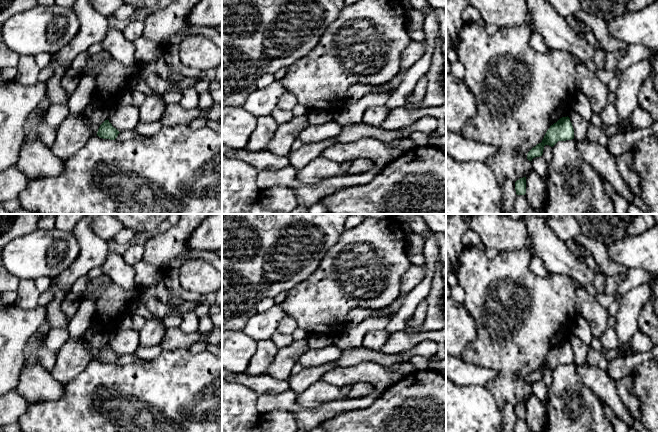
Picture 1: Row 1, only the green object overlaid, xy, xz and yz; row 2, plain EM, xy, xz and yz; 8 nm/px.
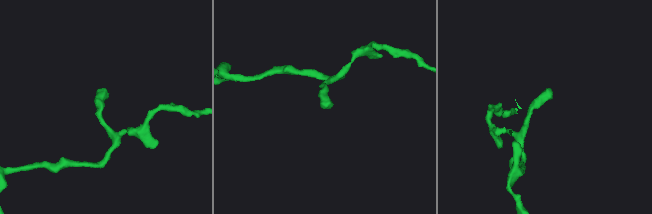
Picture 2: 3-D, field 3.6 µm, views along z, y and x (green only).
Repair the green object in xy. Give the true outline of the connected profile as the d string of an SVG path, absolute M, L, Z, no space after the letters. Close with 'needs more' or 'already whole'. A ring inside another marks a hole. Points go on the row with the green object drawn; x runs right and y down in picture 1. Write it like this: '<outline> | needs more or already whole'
M105 120L99 127L97 136L103 139L115 140L120 132L112 126L109 120Z | already whole

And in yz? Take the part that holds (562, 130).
M562 117L547 130L541 143L533 147L527 154L527 159L532 161L535 157L543 154L544 146L553 147L558 141L566 141L574 139L574 129L570 118Z | already whole

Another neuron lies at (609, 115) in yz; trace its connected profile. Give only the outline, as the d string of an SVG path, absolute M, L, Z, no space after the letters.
M608 103L599 116L606 126L619 125L618 113L616 111L615 104L613 103Z

